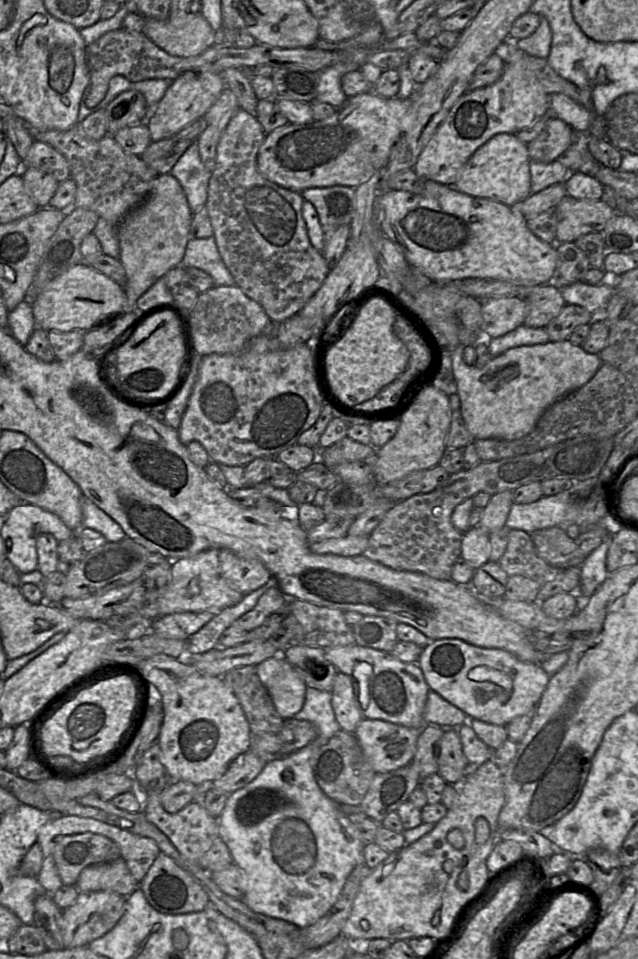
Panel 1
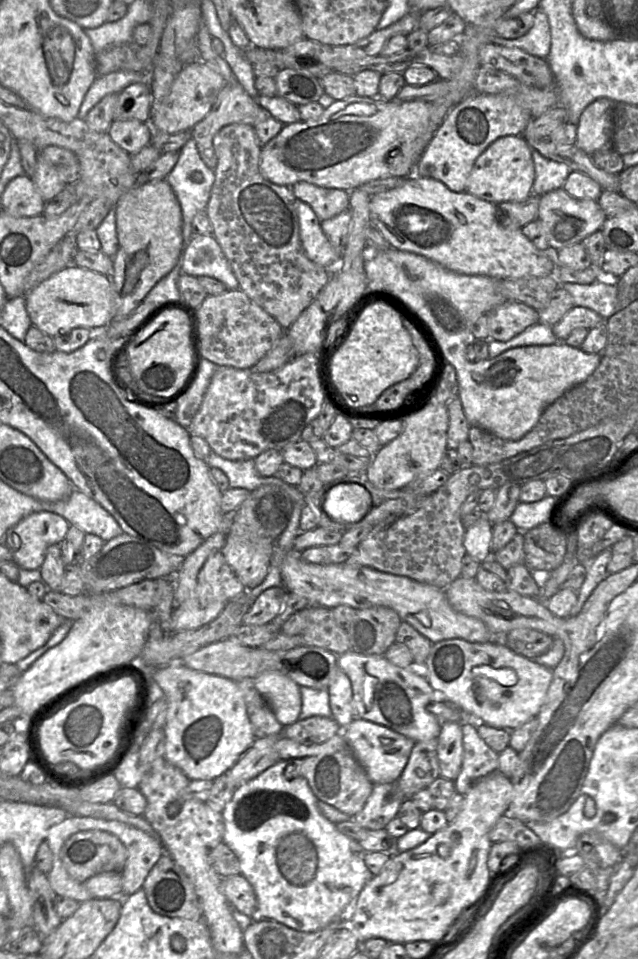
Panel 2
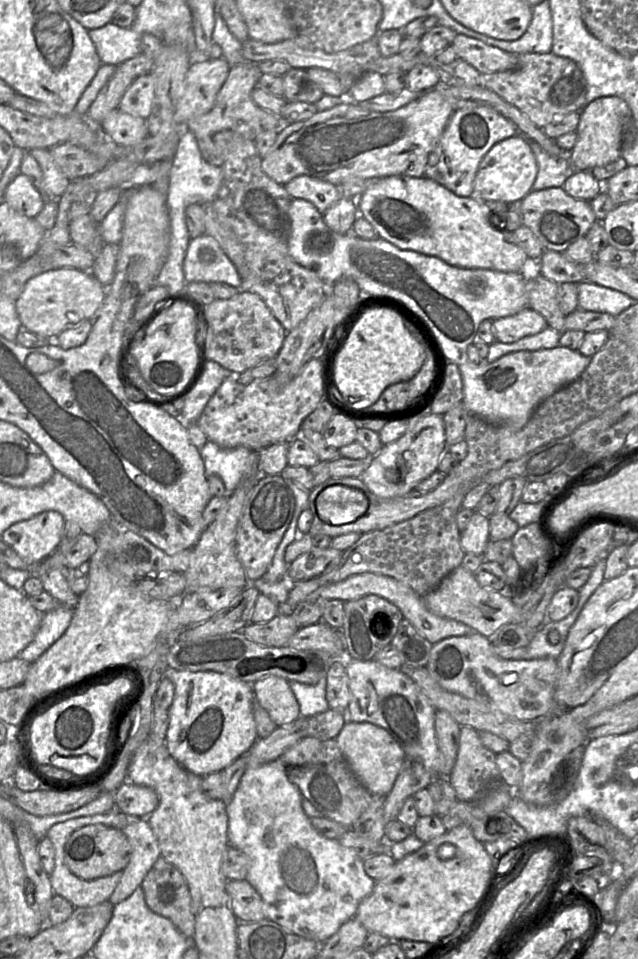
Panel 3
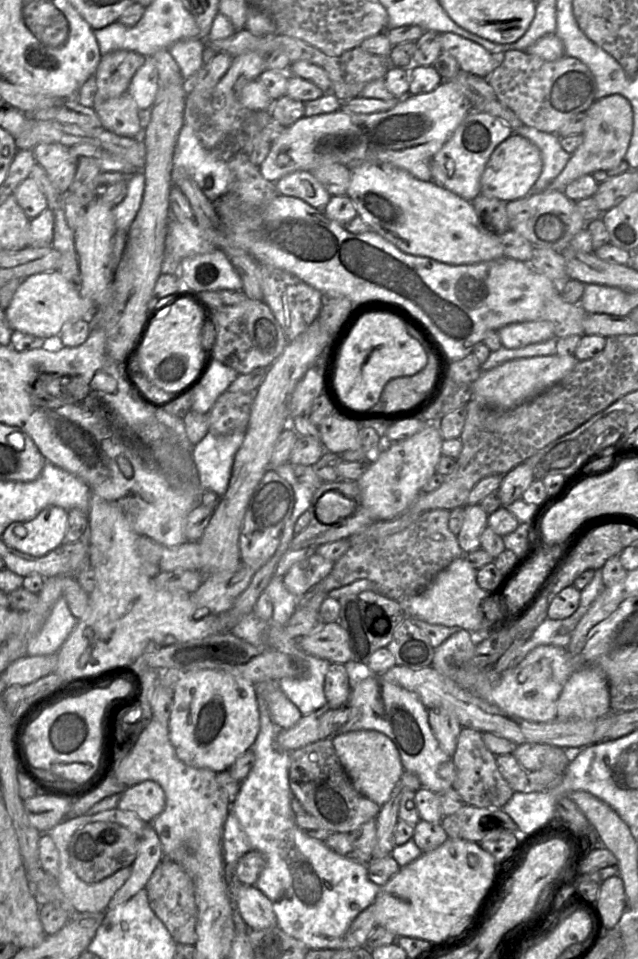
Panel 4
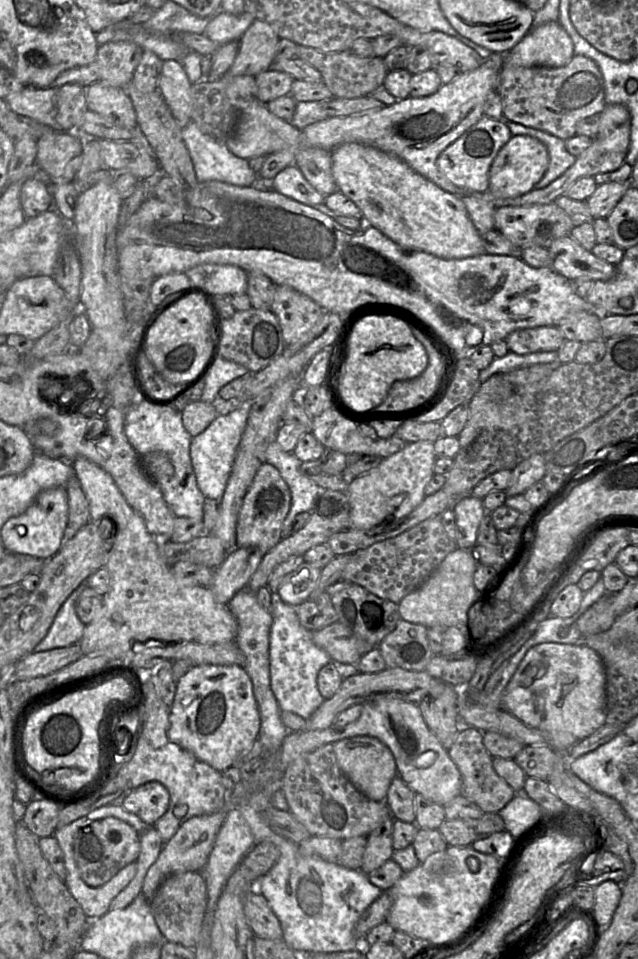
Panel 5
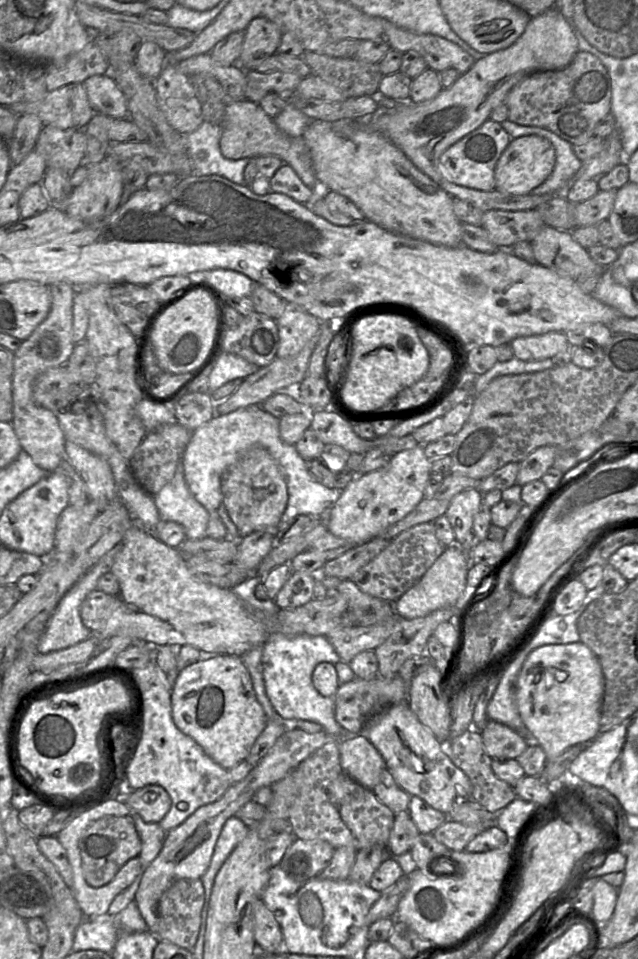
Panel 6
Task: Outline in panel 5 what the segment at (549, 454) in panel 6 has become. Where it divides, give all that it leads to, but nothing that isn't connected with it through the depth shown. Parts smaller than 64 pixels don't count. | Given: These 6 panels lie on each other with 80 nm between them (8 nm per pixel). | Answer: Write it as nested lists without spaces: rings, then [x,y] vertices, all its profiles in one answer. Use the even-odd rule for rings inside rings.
[[[536,453],[520,462],[512,470],[512,478],[505,490],[507,496],[523,494],[529,487],[542,481],[546,474],[544,453]]]

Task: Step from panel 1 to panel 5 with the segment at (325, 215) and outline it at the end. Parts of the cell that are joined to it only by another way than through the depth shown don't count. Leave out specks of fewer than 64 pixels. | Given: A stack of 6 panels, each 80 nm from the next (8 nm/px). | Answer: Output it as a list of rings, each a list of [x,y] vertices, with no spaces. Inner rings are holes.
[[[294,164],[284,168],[271,180],[271,188],[311,207],[323,206],[325,200],[325,195],[318,192]]]

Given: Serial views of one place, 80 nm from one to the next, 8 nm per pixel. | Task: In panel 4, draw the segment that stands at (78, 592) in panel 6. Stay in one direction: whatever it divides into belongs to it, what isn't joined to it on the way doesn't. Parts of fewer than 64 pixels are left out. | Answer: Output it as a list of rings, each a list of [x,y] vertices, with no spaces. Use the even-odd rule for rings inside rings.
[[[61,597],[53,606],[41,630],[30,640],[27,656],[57,653],[75,628],[78,619]]]

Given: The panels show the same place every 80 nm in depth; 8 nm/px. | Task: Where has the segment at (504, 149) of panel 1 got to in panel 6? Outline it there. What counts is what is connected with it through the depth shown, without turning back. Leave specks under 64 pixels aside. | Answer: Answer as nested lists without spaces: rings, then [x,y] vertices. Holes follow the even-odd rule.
[[[527,135],[512,139],[497,161],[494,172],[495,190],[510,195],[528,195],[551,175],[555,162],[555,149],[546,138]]]

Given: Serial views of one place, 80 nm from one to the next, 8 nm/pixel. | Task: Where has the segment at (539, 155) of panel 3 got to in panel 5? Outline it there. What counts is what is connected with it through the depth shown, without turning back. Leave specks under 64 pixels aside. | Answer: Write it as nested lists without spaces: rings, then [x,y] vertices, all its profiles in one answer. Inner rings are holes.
[[[506,121],[512,136],[530,136],[541,141],[549,153],[549,167],[543,178],[535,185],[534,189],[543,189],[563,175],[576,161],[565,146],[565,140],[550,133],[526,127],[522,124]]]

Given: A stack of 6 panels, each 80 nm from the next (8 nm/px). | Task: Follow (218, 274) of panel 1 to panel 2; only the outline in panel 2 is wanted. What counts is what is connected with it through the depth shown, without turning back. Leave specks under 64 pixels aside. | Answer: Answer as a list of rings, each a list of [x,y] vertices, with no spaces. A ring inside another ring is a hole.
[[[213,235],[193,236],[182,255],[182,273],[213,277],[228,289],[239,289],[239,282]]]

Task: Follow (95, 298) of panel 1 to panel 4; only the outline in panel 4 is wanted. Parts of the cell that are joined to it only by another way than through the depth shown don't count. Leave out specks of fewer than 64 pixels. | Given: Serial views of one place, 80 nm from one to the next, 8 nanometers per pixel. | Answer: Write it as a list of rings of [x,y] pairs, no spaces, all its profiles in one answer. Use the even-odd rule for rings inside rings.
[[[57,270],[35,274],[22,281],[5,310],[13,331],[20,331],[44,340],[60,335],[71,322],[82,319],[89,311],[96,311],[94,303],[81,296],[78,283],[67,280]]]

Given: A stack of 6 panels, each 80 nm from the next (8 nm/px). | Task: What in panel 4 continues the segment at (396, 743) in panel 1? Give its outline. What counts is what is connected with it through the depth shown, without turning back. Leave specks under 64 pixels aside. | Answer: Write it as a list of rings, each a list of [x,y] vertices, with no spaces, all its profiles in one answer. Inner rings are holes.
[[[375,730],[334,734],[331,739],[336,755],[355,789],[377,805],[383,806],[404,771],[399,752],[391,739]]]

